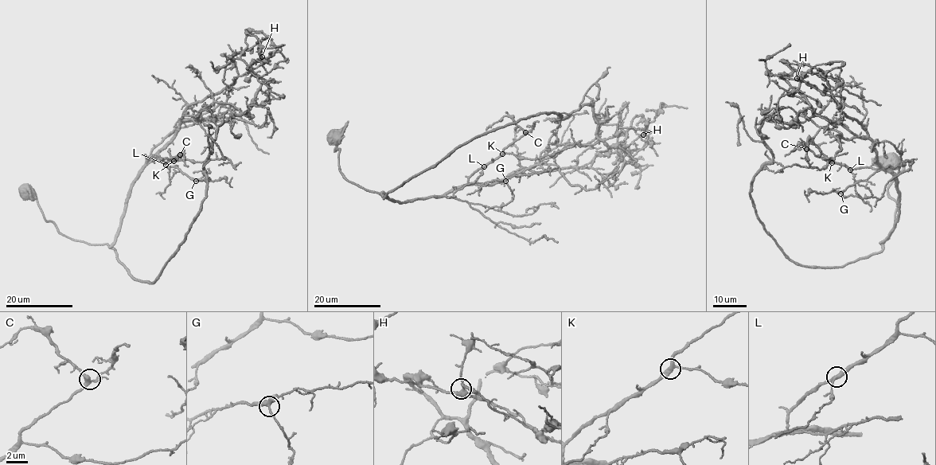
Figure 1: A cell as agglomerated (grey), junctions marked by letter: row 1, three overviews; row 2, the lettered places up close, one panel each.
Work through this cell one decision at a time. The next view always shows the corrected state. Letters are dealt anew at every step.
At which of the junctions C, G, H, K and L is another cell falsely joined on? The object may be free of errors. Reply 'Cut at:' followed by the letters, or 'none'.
Cut at: none

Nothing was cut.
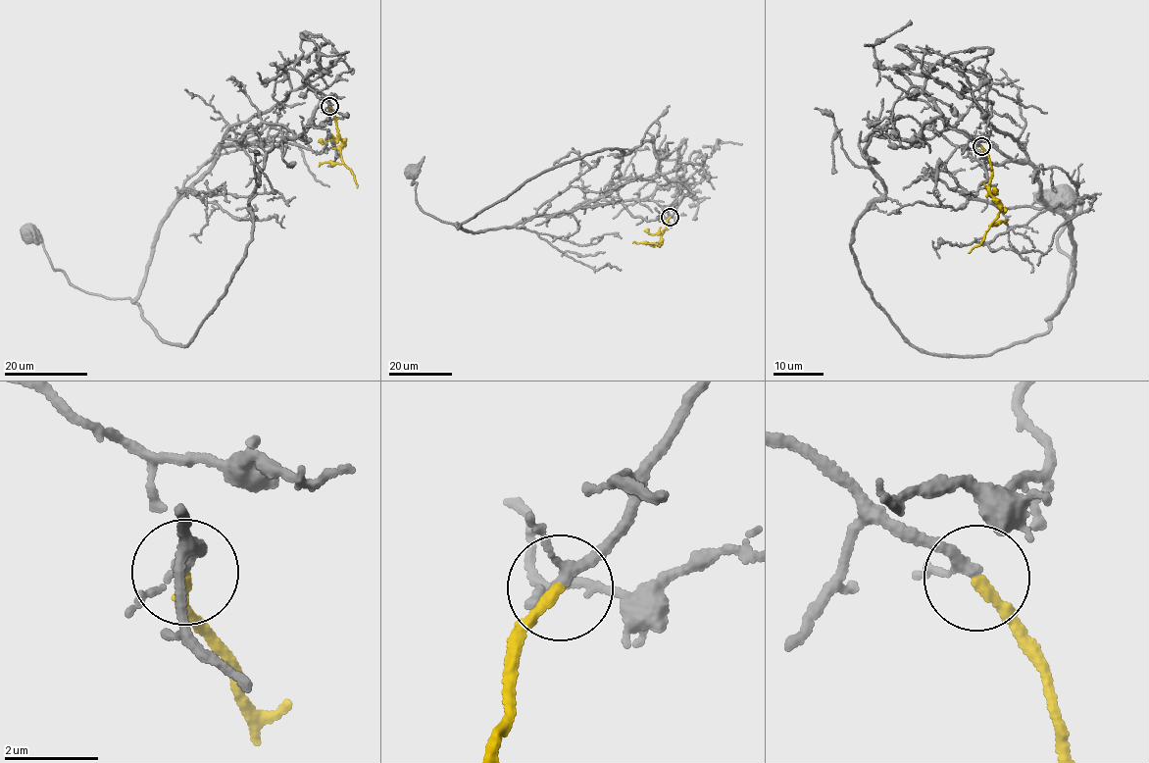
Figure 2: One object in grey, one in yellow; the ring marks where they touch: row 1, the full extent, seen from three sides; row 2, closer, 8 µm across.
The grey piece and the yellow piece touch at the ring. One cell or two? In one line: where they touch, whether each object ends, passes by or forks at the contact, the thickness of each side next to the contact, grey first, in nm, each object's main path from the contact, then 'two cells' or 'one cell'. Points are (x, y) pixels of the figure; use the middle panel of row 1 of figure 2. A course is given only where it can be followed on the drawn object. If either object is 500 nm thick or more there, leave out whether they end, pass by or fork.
(670, 217) | grey passes by | yellow ends | 190/240 nm | grey via (670, 217), (683, 184), (660, 175), (629, 178), (556, 217), (530, 216), (473, 233), (420, 210), (410, 171) | yellow via (670, 217), (660, 240), (653, 244), (659, 246), (662, 243) | one cell

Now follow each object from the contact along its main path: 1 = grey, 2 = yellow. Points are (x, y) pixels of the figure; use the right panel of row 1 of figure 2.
1: (981, 146), (933, 118), (917, 144), (953, 126), (1034, 168), (1074, 244), (1048, 319), (1070, 289), (1068, 193)
2: (981, 146), (992, 172), (989, 189), (1000, 203), (998, 217), (990, 225), (982, 242), (968, 253)

